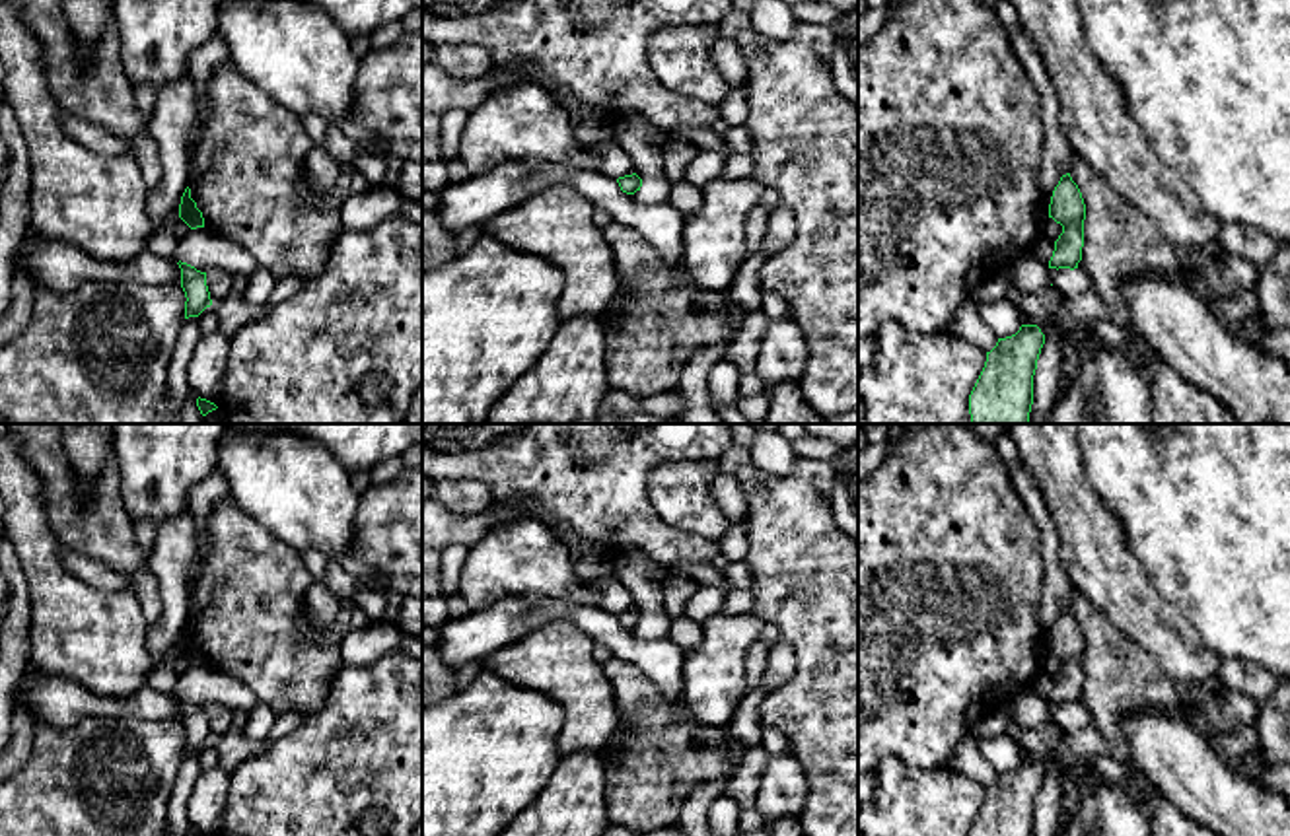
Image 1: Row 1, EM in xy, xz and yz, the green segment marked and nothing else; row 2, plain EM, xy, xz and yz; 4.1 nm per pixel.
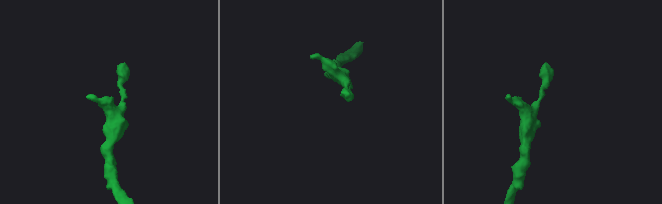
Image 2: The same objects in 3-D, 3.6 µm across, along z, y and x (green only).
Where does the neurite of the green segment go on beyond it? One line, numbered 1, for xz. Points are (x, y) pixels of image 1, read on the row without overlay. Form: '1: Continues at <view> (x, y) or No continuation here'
1: No continuation here

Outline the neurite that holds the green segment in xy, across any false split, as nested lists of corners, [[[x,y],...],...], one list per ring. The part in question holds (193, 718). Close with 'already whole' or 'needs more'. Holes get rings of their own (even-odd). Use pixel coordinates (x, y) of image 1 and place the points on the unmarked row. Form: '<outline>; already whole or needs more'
[[[177,698],[181,704],[181,723],[185,727],[185,754],[198,752],[206,743],[212,741],[210,727],[206,721],[206,708],[197,706],[187,698]]]; already whole

